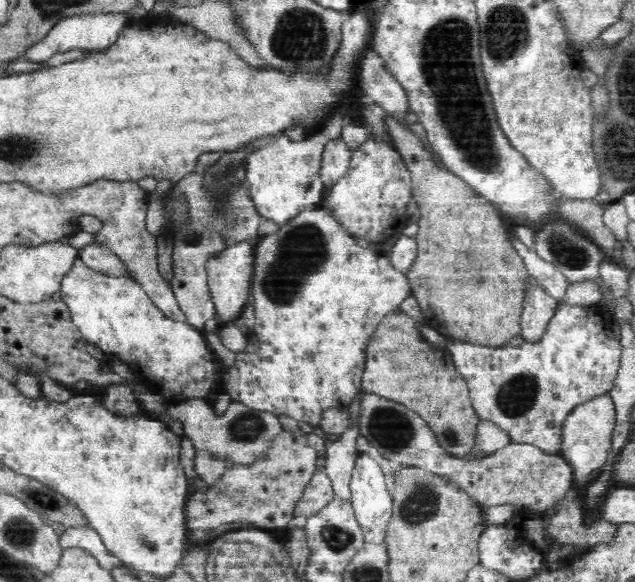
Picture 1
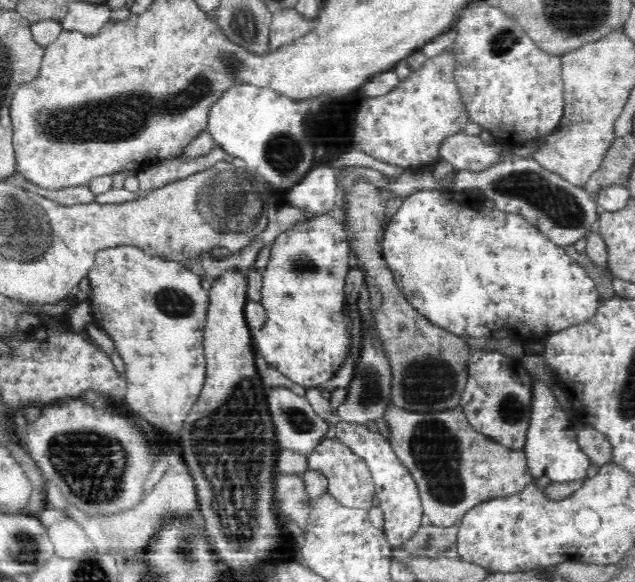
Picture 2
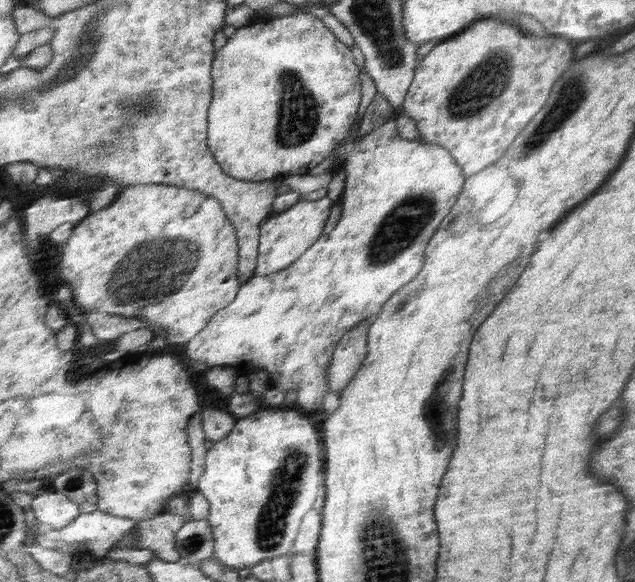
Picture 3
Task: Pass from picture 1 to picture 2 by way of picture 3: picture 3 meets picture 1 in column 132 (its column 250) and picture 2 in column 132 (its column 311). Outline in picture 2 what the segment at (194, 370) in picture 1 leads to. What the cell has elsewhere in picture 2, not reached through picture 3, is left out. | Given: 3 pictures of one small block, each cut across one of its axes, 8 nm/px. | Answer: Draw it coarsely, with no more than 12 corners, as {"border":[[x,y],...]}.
{"border":[[136,246],[98,251],[93,322],[153,428],[207,378],[209,291]]}

